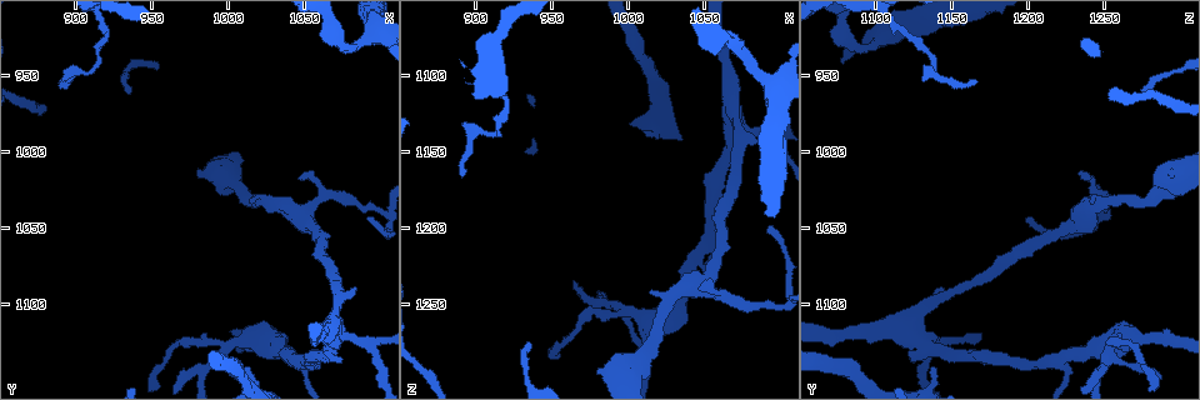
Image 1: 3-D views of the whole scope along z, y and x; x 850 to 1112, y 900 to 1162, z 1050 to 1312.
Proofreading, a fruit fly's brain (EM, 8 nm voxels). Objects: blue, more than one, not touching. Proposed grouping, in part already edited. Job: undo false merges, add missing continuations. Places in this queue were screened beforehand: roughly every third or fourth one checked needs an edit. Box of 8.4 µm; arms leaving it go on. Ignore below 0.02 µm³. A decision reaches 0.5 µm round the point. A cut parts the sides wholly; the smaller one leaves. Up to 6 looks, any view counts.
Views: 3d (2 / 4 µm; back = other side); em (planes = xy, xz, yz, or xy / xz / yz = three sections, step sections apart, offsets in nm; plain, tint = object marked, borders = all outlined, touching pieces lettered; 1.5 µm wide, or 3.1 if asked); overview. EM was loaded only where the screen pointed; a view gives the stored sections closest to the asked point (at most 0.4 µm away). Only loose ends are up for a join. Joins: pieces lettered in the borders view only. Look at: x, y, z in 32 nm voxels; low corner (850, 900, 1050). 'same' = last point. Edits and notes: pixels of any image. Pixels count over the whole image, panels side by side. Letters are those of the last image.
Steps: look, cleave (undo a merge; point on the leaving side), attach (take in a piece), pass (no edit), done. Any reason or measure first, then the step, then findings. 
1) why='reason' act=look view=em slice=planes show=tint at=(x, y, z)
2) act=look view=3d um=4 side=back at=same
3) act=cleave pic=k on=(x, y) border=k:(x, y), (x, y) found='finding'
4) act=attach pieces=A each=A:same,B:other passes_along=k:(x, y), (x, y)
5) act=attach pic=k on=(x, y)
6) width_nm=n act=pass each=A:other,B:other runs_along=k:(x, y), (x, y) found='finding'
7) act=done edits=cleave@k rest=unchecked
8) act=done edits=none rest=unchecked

why='free end' act=look view=3d um=2 at=(1010, 1140, 1138)

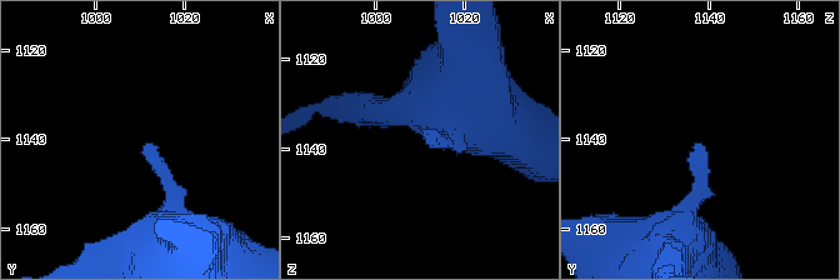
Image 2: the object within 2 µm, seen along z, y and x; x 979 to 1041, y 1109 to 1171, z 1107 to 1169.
why='now the EM' act=look view=em slice=xz step=8 show=tint at=(1011, 1141, 1137)

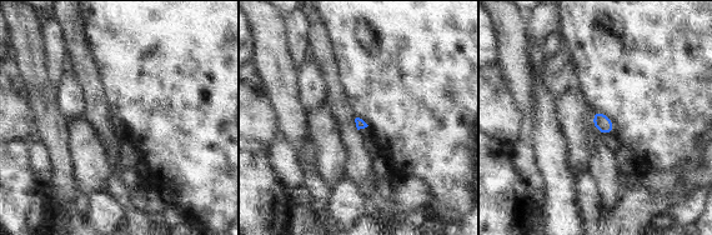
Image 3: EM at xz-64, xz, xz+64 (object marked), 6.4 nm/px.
act=look view=em slice=planes show=borders at=same

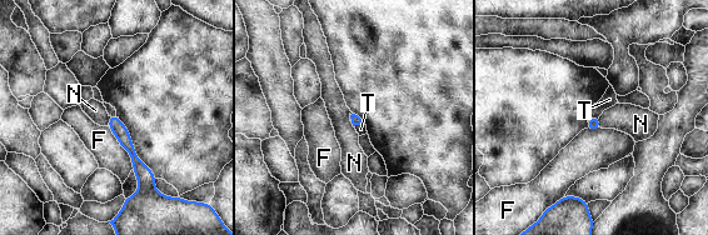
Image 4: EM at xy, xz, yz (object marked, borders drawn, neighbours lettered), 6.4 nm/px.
longest_contact=F:340nm act=attach pieces=T each=F:other,N:other,T:same passes_along=4:(355, 120), (358, 124), (360, 129) found='it goes on there'

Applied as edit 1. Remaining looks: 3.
why='redraw' act=look view=overview

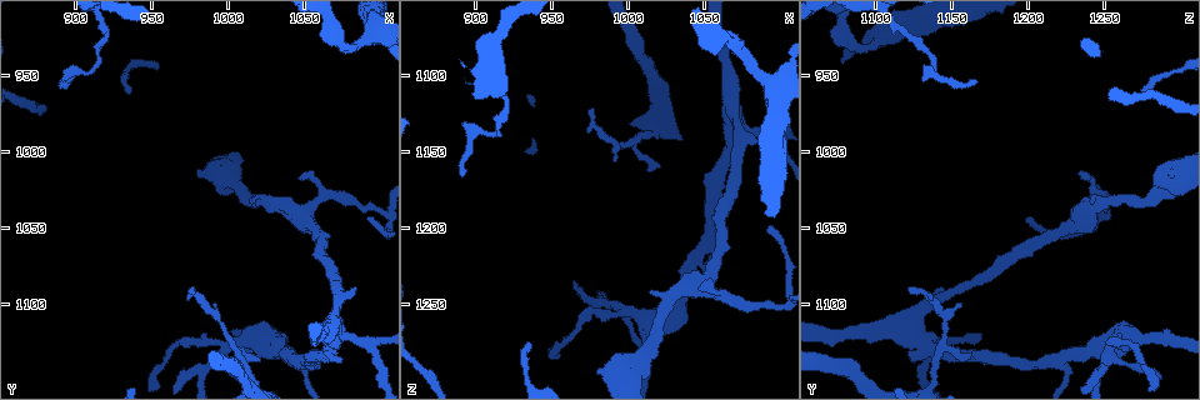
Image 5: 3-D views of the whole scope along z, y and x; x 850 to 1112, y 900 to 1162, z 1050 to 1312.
why='arms part here' act=look view=3d um=4 at=(1012, 1124, 1258)

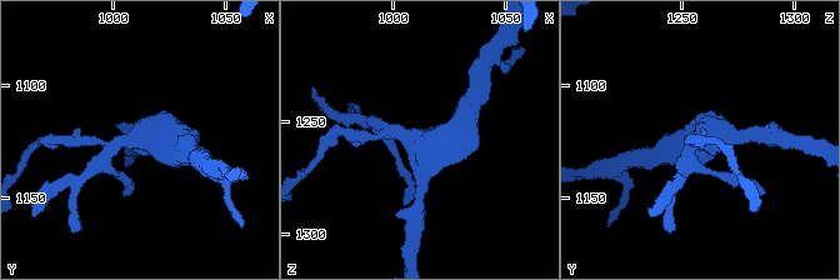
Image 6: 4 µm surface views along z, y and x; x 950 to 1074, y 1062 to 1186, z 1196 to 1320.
act=look view=em slice=xz step=4 show=borders at=(1012, 1124, 1259)

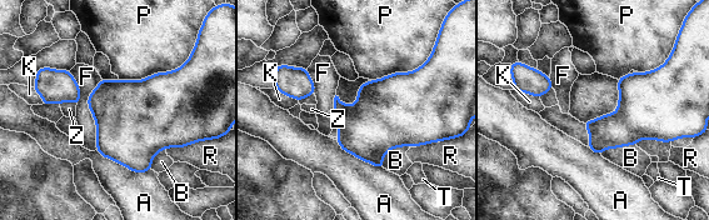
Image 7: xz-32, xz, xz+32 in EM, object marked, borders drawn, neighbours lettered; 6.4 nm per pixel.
arms=3 arm_widths_nm=160,200,320 act=pass each=A:other,B:other,F:other,K:other,P:other,R:other,T:other,Z:other found='continuous, no second neuron'

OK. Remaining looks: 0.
act=done edits=attach@4 rest=unchecked

